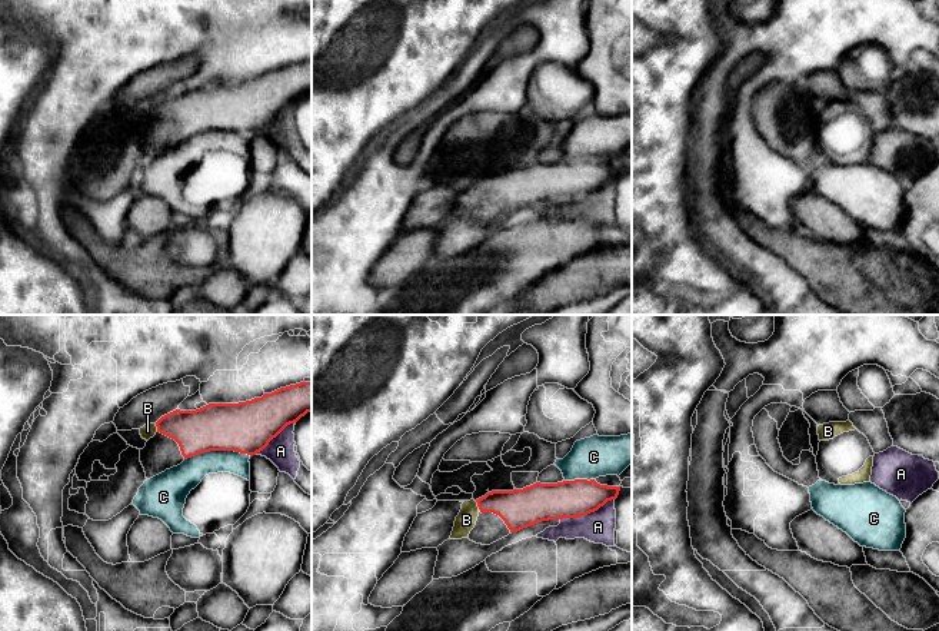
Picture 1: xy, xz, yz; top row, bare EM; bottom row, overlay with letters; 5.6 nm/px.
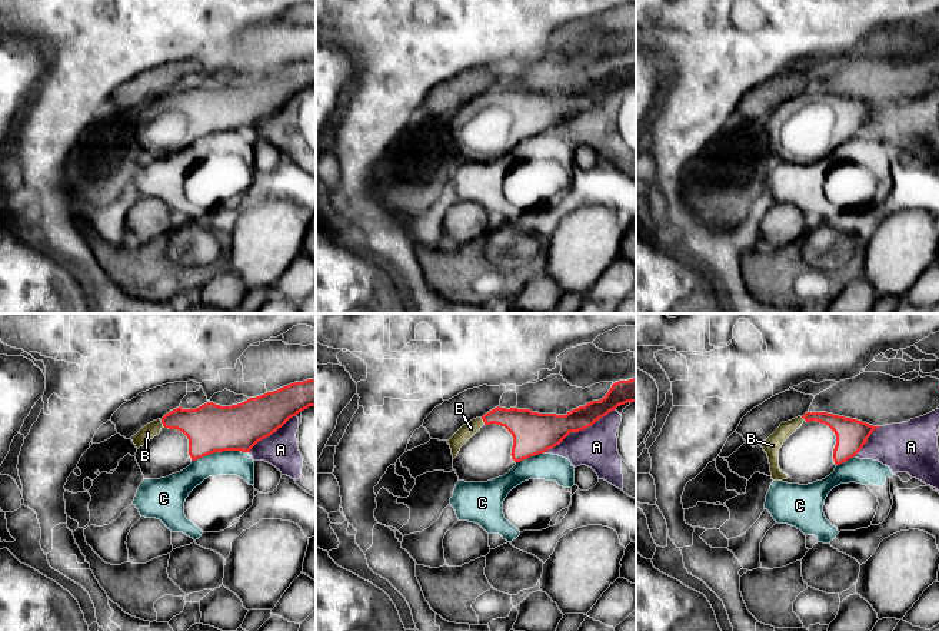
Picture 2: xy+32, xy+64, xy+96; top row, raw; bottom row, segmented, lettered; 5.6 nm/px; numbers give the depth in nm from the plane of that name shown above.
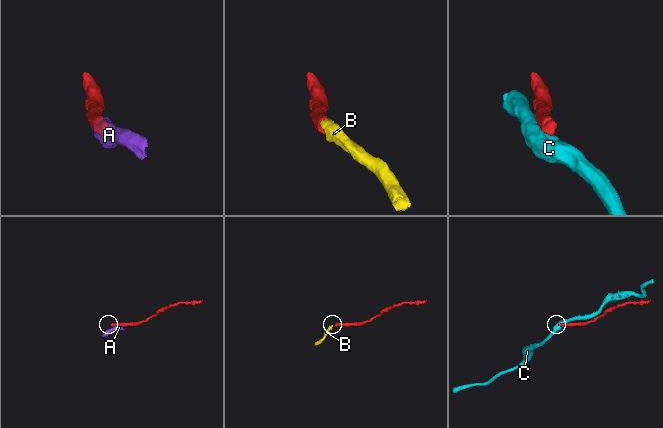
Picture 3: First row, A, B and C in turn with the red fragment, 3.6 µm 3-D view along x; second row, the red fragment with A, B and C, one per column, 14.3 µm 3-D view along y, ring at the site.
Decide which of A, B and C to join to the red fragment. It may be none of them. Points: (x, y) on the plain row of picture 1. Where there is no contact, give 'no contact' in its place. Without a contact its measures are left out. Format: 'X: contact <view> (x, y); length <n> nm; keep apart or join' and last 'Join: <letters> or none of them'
A: contact xz (586, 193); length 320 nm; keep apart
B: contact xy (157, 108); length 50 nm; join
C: contact xy (216, 129); length 360 nm; keep apart
Join: B

